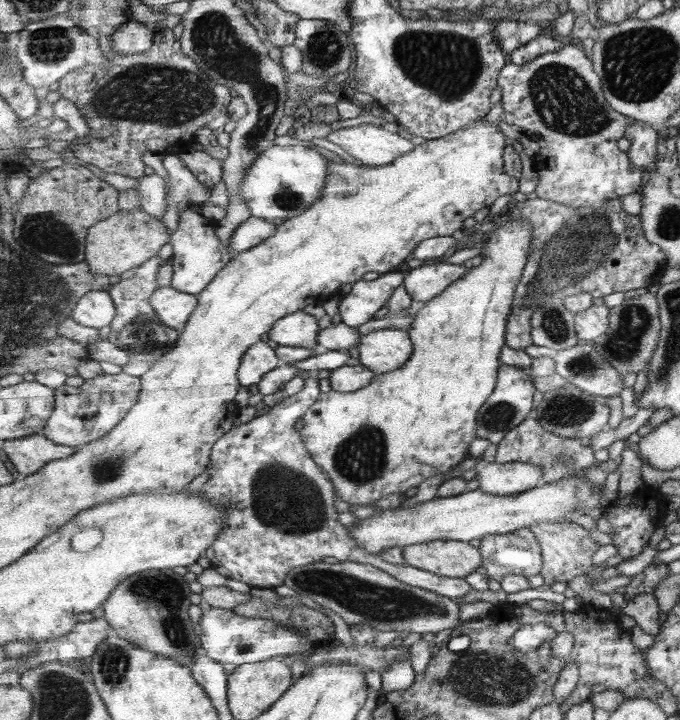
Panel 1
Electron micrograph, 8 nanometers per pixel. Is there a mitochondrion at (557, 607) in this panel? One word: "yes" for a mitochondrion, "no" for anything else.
no

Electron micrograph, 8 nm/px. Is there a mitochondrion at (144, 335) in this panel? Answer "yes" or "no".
yes

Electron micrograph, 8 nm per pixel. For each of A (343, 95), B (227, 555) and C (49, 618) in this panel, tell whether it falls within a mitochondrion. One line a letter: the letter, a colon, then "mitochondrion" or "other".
A: other
B: other
C: other

